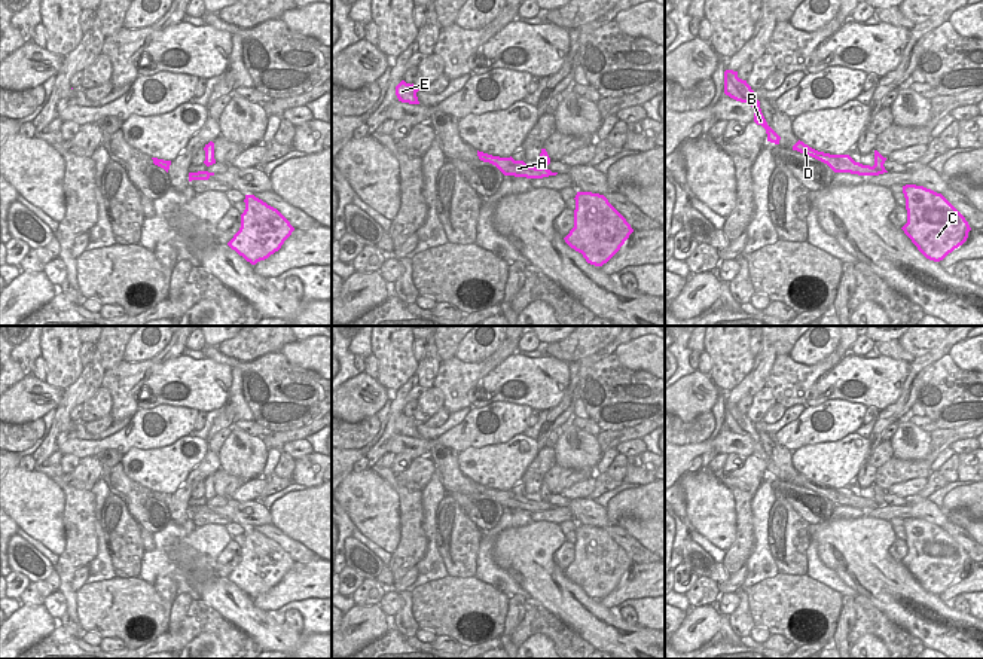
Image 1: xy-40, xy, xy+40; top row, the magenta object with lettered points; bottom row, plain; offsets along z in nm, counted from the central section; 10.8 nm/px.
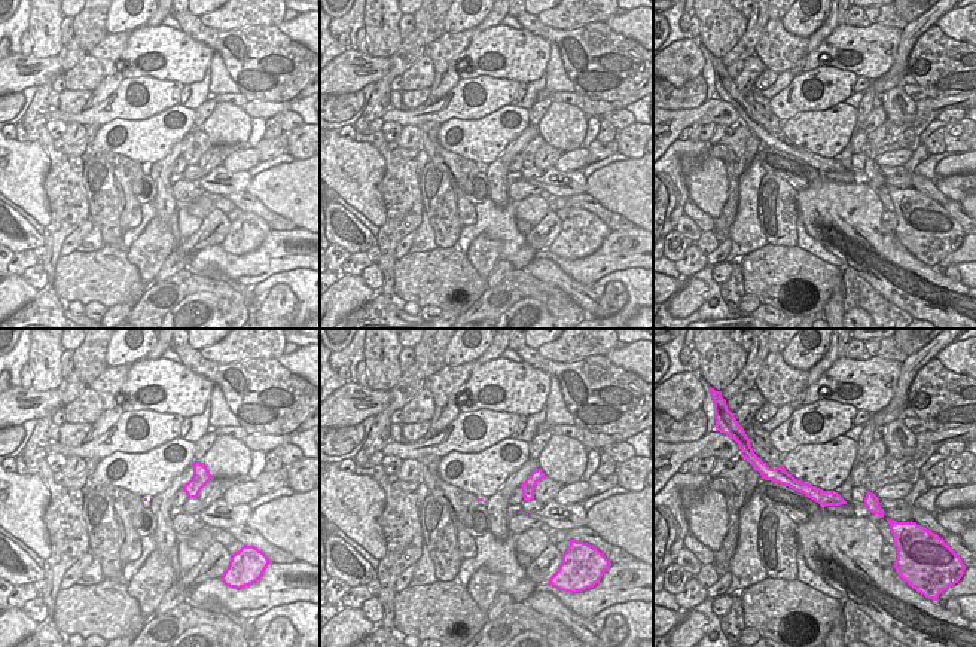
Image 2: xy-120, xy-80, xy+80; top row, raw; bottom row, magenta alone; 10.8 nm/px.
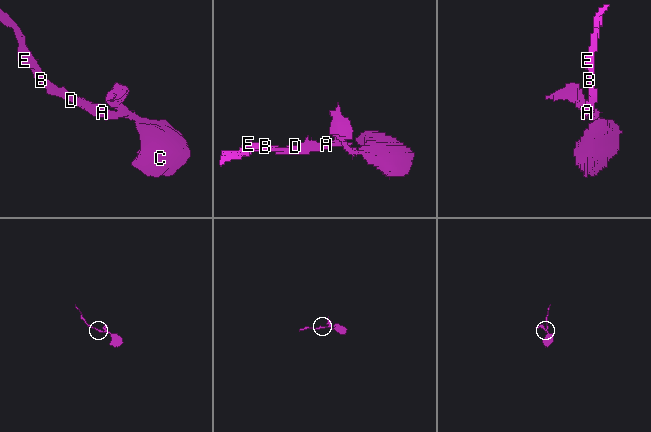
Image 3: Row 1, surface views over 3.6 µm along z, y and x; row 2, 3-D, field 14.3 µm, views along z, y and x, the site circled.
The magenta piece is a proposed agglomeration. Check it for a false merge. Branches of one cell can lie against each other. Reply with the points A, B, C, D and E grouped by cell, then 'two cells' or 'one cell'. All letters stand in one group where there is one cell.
A B D E / C | two cells

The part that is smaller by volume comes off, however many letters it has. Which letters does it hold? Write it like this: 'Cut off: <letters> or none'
Cut off: A, B, D, E

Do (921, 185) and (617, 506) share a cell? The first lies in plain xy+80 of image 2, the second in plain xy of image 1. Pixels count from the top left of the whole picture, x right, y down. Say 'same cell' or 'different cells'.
different cells

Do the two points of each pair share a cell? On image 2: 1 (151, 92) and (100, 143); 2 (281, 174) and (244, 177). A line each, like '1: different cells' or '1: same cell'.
1: different cells
2: different cells

